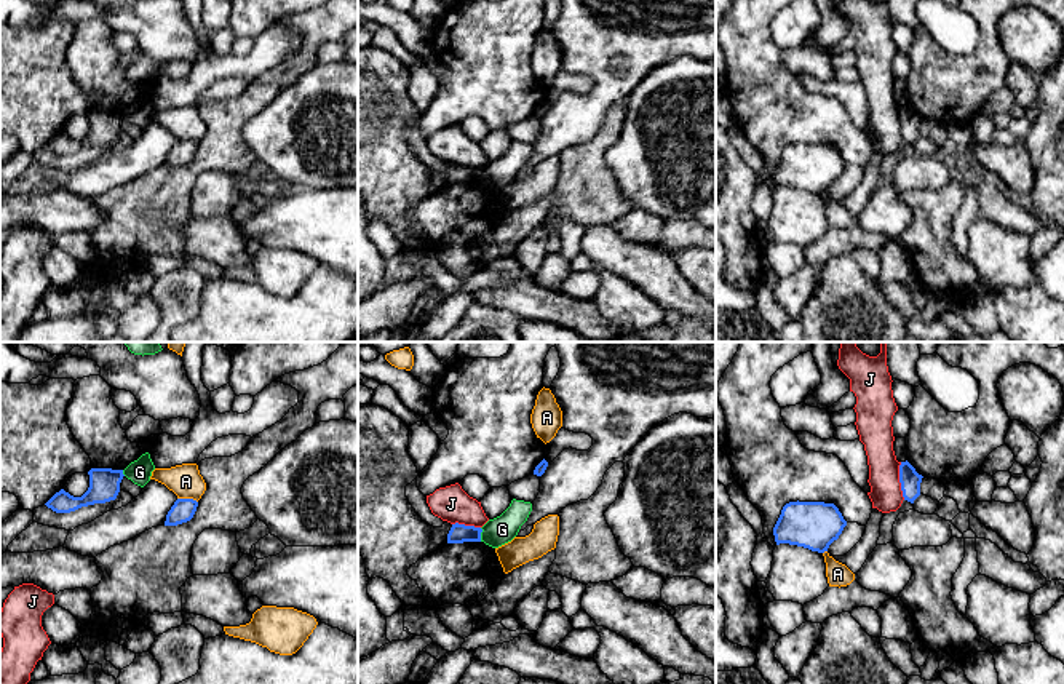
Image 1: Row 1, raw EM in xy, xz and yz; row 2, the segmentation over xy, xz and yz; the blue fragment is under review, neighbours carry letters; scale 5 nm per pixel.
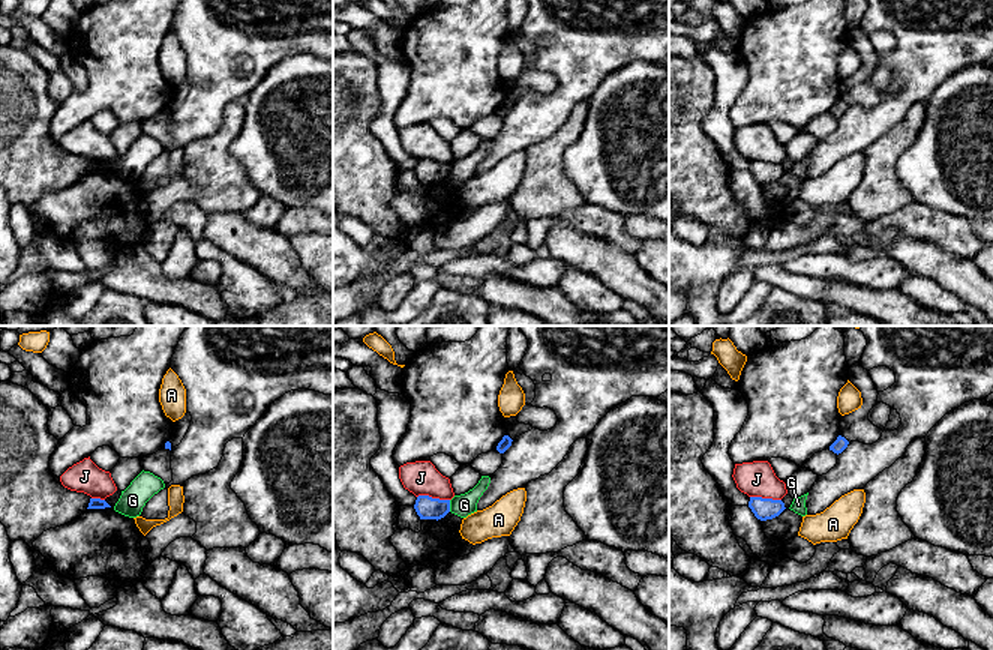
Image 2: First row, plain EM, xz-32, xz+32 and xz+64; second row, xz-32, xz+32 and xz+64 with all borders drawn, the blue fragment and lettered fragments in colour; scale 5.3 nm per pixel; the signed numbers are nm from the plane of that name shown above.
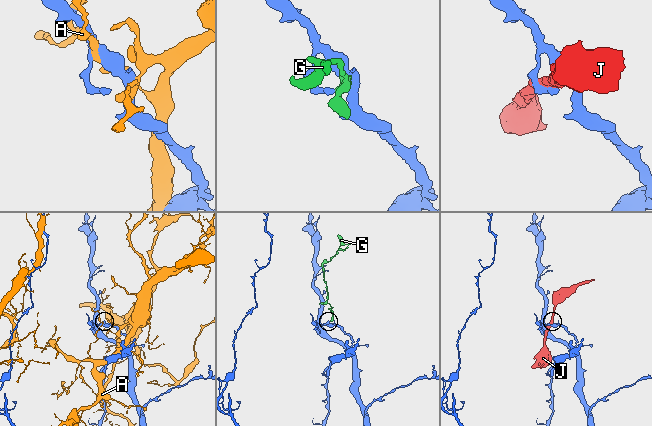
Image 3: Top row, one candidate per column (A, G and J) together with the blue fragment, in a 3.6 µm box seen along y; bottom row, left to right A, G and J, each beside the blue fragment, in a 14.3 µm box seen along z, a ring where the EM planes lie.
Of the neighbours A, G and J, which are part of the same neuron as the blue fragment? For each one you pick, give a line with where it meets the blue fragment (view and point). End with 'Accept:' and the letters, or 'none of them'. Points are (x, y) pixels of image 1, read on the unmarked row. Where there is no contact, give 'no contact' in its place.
Accept: none of them

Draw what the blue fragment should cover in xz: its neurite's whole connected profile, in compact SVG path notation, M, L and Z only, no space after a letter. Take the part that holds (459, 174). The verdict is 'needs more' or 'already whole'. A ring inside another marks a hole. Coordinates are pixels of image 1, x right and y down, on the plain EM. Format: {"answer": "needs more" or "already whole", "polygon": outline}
{"answer": "already whole", "polygon": "M455 165L447 176L447 185L481 184L481 174L481 169Z"}

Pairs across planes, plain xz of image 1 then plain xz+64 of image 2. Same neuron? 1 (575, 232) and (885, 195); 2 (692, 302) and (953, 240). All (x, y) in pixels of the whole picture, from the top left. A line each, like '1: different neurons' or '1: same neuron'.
1: different neurons
2: different neurons

